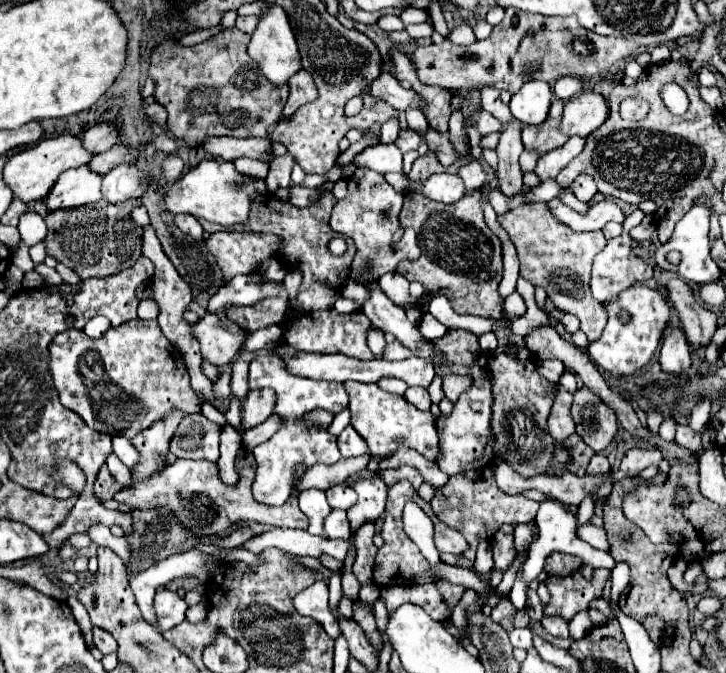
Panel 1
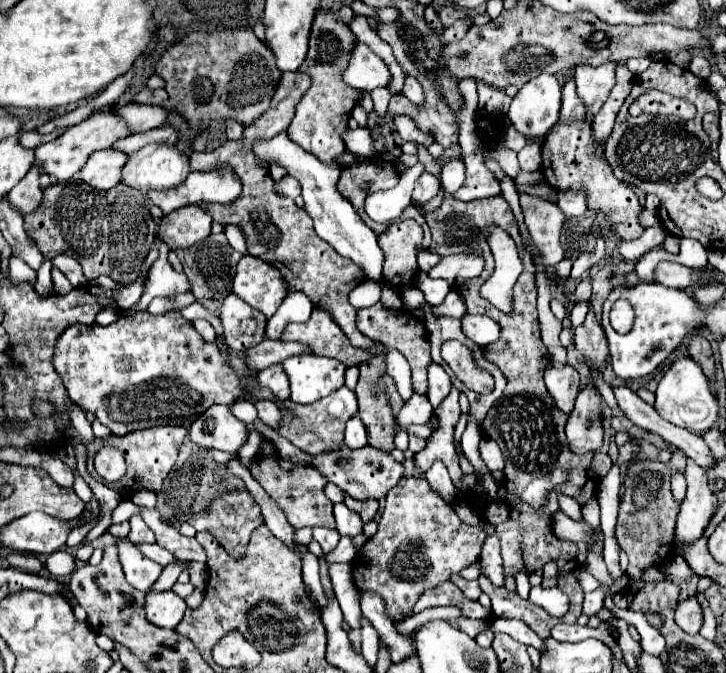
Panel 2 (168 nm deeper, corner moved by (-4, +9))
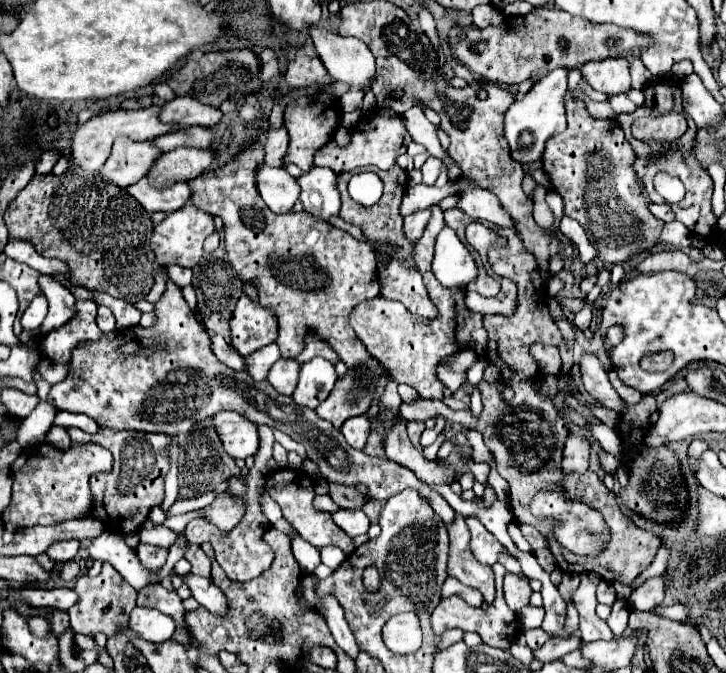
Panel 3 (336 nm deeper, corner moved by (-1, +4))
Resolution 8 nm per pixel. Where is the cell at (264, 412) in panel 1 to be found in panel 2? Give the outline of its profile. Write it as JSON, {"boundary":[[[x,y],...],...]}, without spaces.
{"boundary":[[[272,365],[268,369],[262,369],[258,373],[258,383],[260,383],[260,387],[270,389],[274,393],[274,397],[280,399],[280,401],[290,397],[288,377],[284,377],[284,371],[280,369],[280,365]]]}

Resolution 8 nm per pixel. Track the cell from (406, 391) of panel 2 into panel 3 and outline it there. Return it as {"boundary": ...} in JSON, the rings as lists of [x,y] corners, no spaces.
{"boundary":[[[389,380],[387,382],[387,386],[385,386],[385,390],[383,390],[383,394],[381,394],[381,400],[379,400],[379,406],[383,408],[383,410],[399,410],[399,406],[401,406],[401,396],[397,394],[397,382],[395,380]]]}

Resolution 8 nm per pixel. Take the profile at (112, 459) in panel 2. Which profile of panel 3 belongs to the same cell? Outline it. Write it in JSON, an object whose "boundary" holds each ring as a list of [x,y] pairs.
{"boundary":[[[73,442],[69,450],[59,450],[51,444],[35,444],[31,448],[31,472],[25,466],[27,456],[21,456],[13,464],[13,496],[11,504],[3,512],[3,524],[7,532],[17,532],[31,526],[53,526],[63,520],[81,518],[91,512],[89,476],[98,472],[109,472],[113,466],[109,450],[97,444]]]}

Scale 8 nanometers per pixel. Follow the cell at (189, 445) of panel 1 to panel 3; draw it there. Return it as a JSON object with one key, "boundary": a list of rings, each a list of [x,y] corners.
{"boundary":[[[221,412],[215,416],[217,432],[221,434],[225,452],[231,458],[249,458],[259,450],[259,434],[257,424],[249,422],[237,412]]]}

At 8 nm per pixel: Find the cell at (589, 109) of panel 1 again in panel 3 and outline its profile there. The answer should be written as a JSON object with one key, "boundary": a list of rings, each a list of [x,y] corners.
{"boundary":[[[625,56],[619,58],[605,58],[597,62],[587,62],[581,66],[583,78],[595,88],[605,94],[619,94],[631,88],[629,76],[629,60]]]}

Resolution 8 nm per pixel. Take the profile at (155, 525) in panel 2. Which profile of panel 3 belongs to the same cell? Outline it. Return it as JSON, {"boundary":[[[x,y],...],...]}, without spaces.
{"boundary":[[[191,544],[187,548],[187,556],[185,558],[191,562],[191,568],[193,568],[195,574],[199,574],[199,576],[209,576],[211,574],[211,562],[209,562],[205,552],[197,544]]]}

